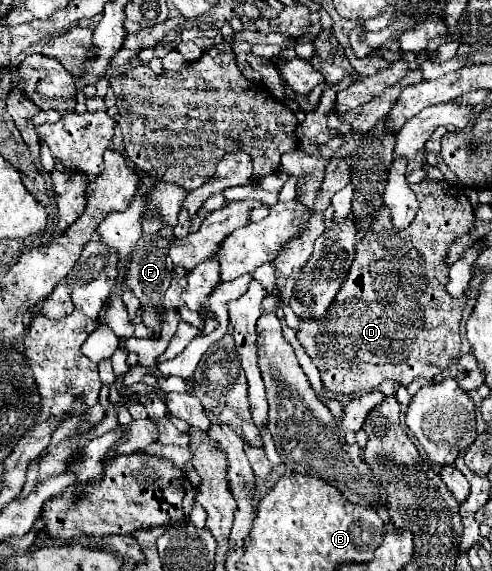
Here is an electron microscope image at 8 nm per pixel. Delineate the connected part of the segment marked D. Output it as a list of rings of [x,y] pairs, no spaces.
[[[423,180],[410,186],[419,200],[419,212],[415,220],[405,230],[397,230],[391,223],[389,209],[383,204],[375,212],[373,232],[367,232],[367,236],[355,244],[355,260],[349,276],[337,292],[327,316],[321,320],[299,322],[297,338],[305,352],[313,358],[313,364],[321,370],[325,388],[335,394],[349,396],[357,392],[371,392],[385,380],[395,380],[407,388],[415,378],[433,380],[459,356],[459,324],[471,292],[465,290],[461,298],[453,298],[445,290],[451,268],[451,262],[447,262],[447,250],[461,236],[471,232],[475,224],[473,208],[467,196],[459,194],[445,180]]]

